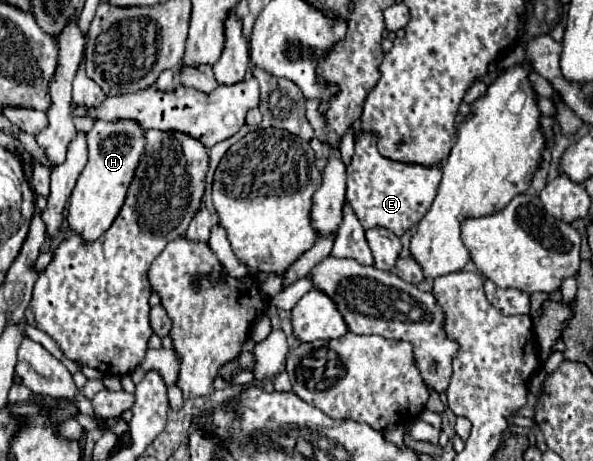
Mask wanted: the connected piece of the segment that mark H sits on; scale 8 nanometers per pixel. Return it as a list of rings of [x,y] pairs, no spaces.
[[[97,121],[87,133],[87,143],[89,161],[77,179],[65,219],[73,233],[77,233],[85,243],[93,243],[111,227],[125,201],[135,167],[139,165],[145,151],[145,135],[143,129],[133,121]]]

